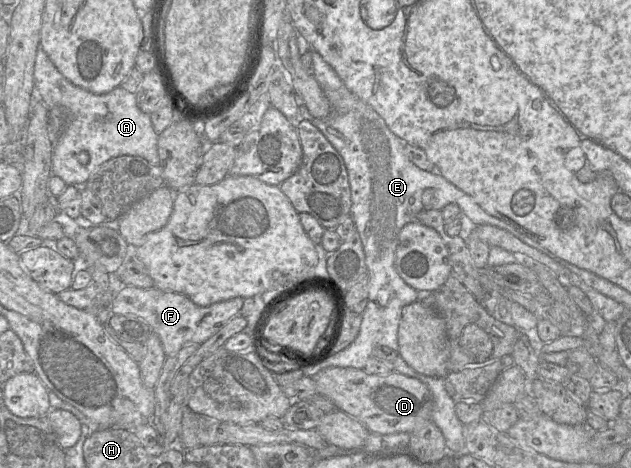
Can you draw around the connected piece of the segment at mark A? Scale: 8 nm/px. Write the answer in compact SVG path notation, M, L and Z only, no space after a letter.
M39 46L34 65L34 85L38 98L47 106L64 106L70 111L70 123L64 132L62 139L66 138L66 145L74 144L80 147L80 155L86 152L89 156L87 170L91 170L91 175L106 161L123 155L140 156L146 159L153 166L159 166L158 135L153 127L150 115L144 113L138 106L136 95L128 92L122 86L114 88L106 94L95 94L82 87L76 86L53 64L47 53Z

